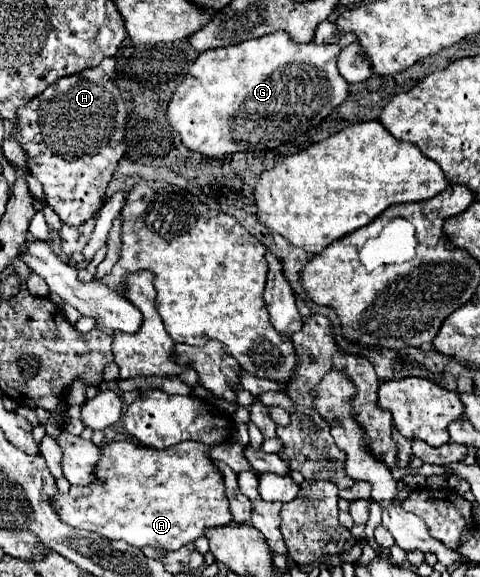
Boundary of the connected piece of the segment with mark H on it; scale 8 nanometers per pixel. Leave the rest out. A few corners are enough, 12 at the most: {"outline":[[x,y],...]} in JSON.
{"outline":[[116,57],[18,109],[16,141],[62,223],[100,211],[132,95]]}

